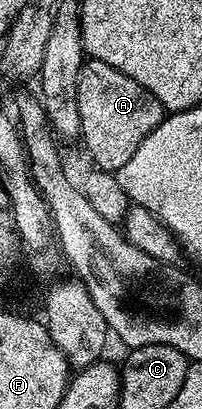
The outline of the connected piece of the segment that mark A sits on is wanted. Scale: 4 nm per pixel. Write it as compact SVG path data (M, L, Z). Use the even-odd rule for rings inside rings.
M93 58L83 59L80 74L76 78L76 94L80 110L81 143L86 143L86 152L91 156L93 167L103 168L115 174L136 154L136 146L156 130L164 118L162 103L140 82L128 78L120 70Z

